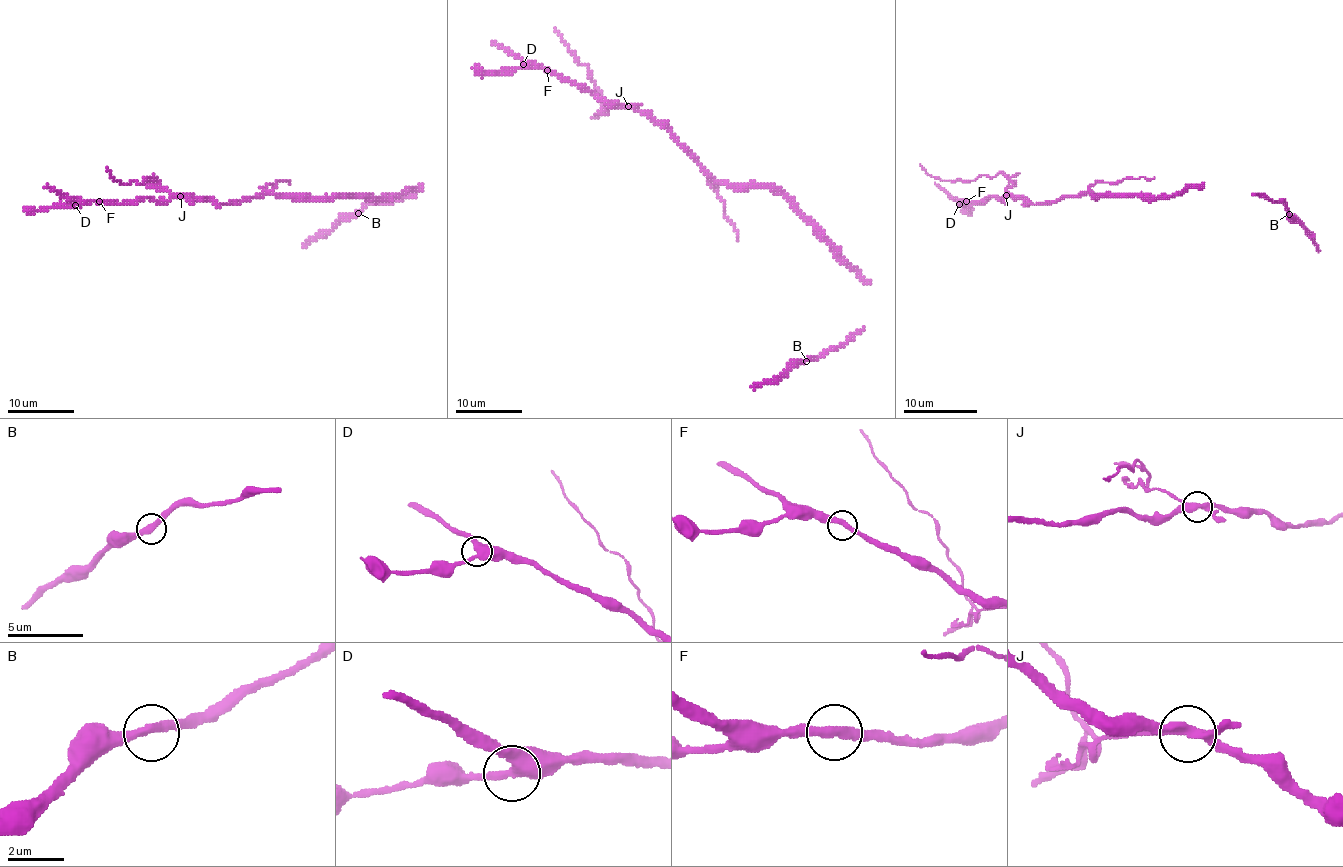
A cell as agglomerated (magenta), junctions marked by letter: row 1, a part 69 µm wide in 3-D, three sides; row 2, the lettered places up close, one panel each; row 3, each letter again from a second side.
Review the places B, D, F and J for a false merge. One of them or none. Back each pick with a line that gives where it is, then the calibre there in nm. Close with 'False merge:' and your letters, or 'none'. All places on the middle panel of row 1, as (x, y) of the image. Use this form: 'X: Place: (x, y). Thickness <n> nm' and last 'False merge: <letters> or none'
J: Place: (628, 106). Thickness 300 nm
False merge: J

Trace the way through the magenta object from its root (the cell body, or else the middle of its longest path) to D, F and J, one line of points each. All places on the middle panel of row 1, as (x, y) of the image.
D: (758, 187), (718, 183), (669, 130), (645, 113), (627, 105), (604, 104), (587, 90), (544, 69), (523, 64)
F: (758, 187), (718, 183), (669, 130), (645, 113), (627, 105), (604, 104), (587, 90), (547, 70)
J: (758, 187), (718, 183), (669, 130), (645, 113), (629, 107)

